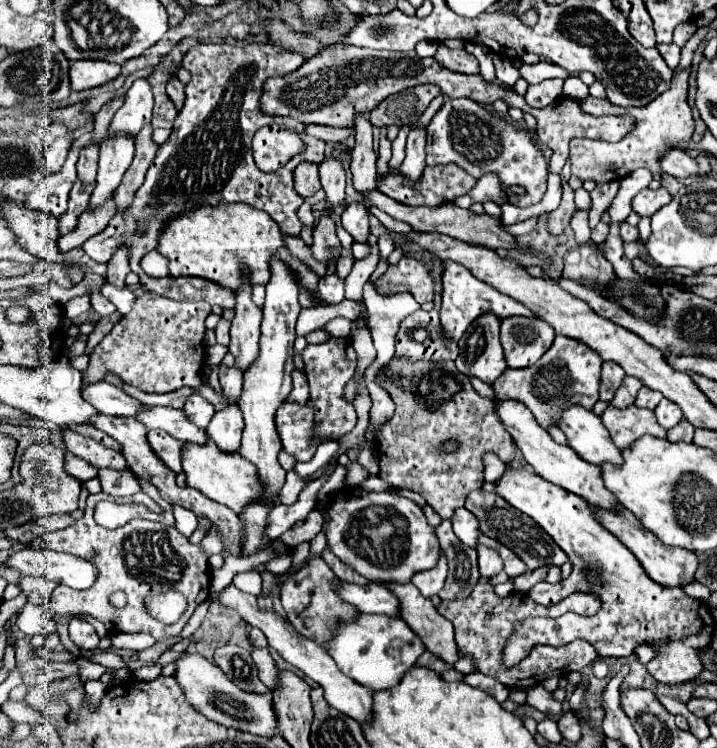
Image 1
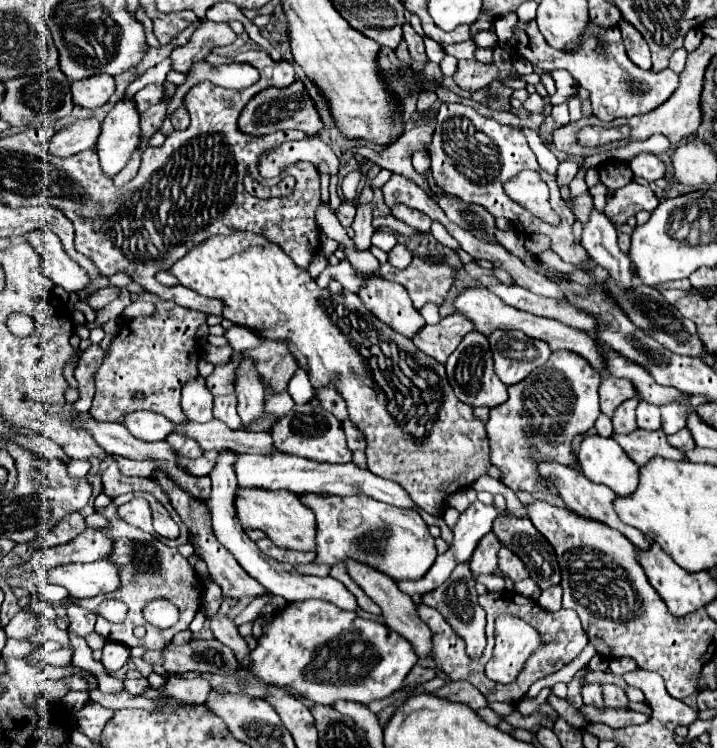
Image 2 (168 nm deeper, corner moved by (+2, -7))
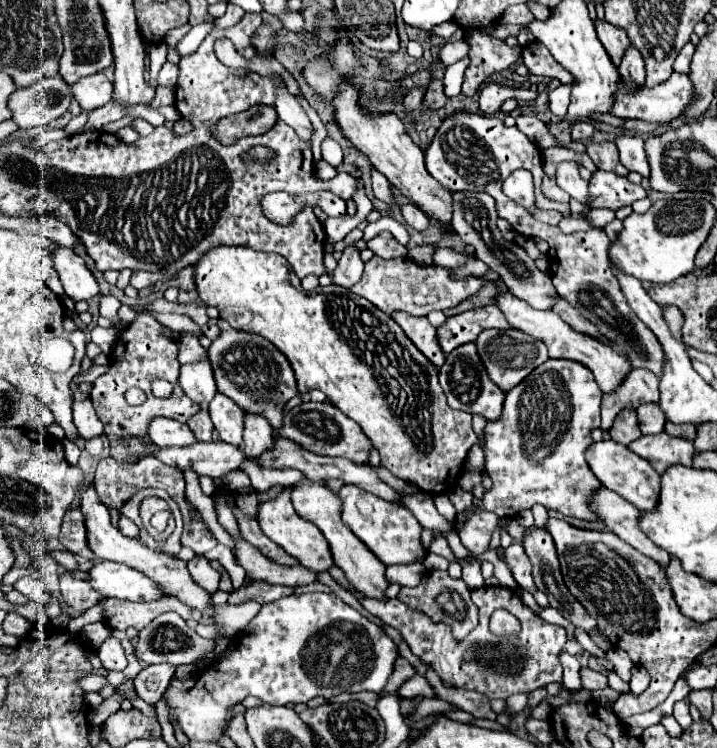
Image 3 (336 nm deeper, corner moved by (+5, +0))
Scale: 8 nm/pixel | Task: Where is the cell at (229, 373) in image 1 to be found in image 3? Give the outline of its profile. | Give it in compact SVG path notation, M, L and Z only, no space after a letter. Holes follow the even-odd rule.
M216 393L216 397L208 405L208 411L218 437L230 445L242 445L244 411L222 393Z

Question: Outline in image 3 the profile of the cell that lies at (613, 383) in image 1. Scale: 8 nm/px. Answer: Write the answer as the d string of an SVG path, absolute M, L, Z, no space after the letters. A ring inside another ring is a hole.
M632 369L624 381L620 383L614 393L604 393L602 397L602 429L610 429L614 423L614 417L630 407L636 409L642 403L658 403L658 377L646 369Z

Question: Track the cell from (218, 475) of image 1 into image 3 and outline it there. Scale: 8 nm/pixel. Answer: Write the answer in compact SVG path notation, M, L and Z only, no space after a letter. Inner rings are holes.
M288 485L288 487L282 487L280 493L274 499L258 503L258 523L260 523L260 529L264 531L264 535L268 539L278 543L292 557L296 557L300 561L300 565L304 565L308 569L314 569L314 571L328 571L334 565L328 541L326 541L322 531L312 521L306 521L306 519L302 519L296 513L296 509L292 507L290 495L292 495L292 487Z

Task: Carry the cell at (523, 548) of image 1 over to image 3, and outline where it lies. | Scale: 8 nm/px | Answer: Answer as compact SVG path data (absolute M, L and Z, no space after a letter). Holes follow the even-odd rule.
M528 527L526 533L524 533L524 539L522 539L522 545L524 545L524 551L532 563L532 577L534 577L534 583L540 591L546 593L548 601L552 607L556 607L568 621L572 621L578 629L584 629L584 631L592 631L596 627L596 621L586 613L586 609L574 601L572 593L566 589L564 581L562 581L562 575L560 575L560 563L558 563L558 557L556 557L556 549L554 549L554 541L550 537L550 533L542 527Z

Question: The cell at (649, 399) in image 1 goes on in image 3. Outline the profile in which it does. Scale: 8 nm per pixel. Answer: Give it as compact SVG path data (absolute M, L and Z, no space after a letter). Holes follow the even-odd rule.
M646 403L646 405L638 405L636 409L638 413L638 423L640 423L640 431L646 435L656 435L664 431L664 423L666 417L660 411L660 407L656 403Z

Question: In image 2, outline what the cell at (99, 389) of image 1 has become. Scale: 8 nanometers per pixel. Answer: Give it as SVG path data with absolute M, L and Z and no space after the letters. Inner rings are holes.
M135 412L129 414L123 422L129 426L129 432L141 440L165 440L169 434L175 432L175 426L171 420L165 420L165 416L155 412Z

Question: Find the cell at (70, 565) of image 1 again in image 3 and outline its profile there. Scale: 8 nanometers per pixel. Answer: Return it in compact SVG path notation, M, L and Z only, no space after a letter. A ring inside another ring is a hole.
M98 561L88 571L86 581L92 585L94 591L126 601L150 601L164 595L164 591L154 581L144 577L136 569L118 565L114 561Z

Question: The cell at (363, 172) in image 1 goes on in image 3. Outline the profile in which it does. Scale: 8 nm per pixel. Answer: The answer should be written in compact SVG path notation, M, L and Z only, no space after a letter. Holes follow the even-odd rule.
M348 245L342 251L332 281L342 287L352 287L362 277L362 269L364 269L364 261L360 259L360 249L356 245Z

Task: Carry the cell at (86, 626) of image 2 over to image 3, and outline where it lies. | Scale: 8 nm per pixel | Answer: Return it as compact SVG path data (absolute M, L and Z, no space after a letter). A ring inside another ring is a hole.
M58 565L58 575L60 575L62 597L64 597L66 605L76 613L88 611L92 605L96 605L104 597L98 591L94 591L86 581L78 581L78 579L70 577L62 565Z

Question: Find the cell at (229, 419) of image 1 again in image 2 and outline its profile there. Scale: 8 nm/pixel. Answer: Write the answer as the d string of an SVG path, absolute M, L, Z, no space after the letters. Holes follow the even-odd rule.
M219 452L217 460L217 468L213 470L213 488L211 488L211 496L205 502L207 508L211 510L211 522L213 522L213 534L217 536L217 540L235 556L235 560L239 562L239 566L251 576L255 578L259 584L263 584L271 594L285 598L287 602L297 602L297 600L307 600L307 598L317 598L317 600L327 600L343 610L355 610L357 608L357 600L353 600L353 594L337 580L333 580L331 576L327 578L317 578L317 576L305 576L299 574L293 566L289 564L281 564L269 556L265 556L257 544L245 534L245 530L241 528L241 522L237 520L237 510L235 510L235 498L237 498L237 480L235 480L235 472L233 472L233 452Z

